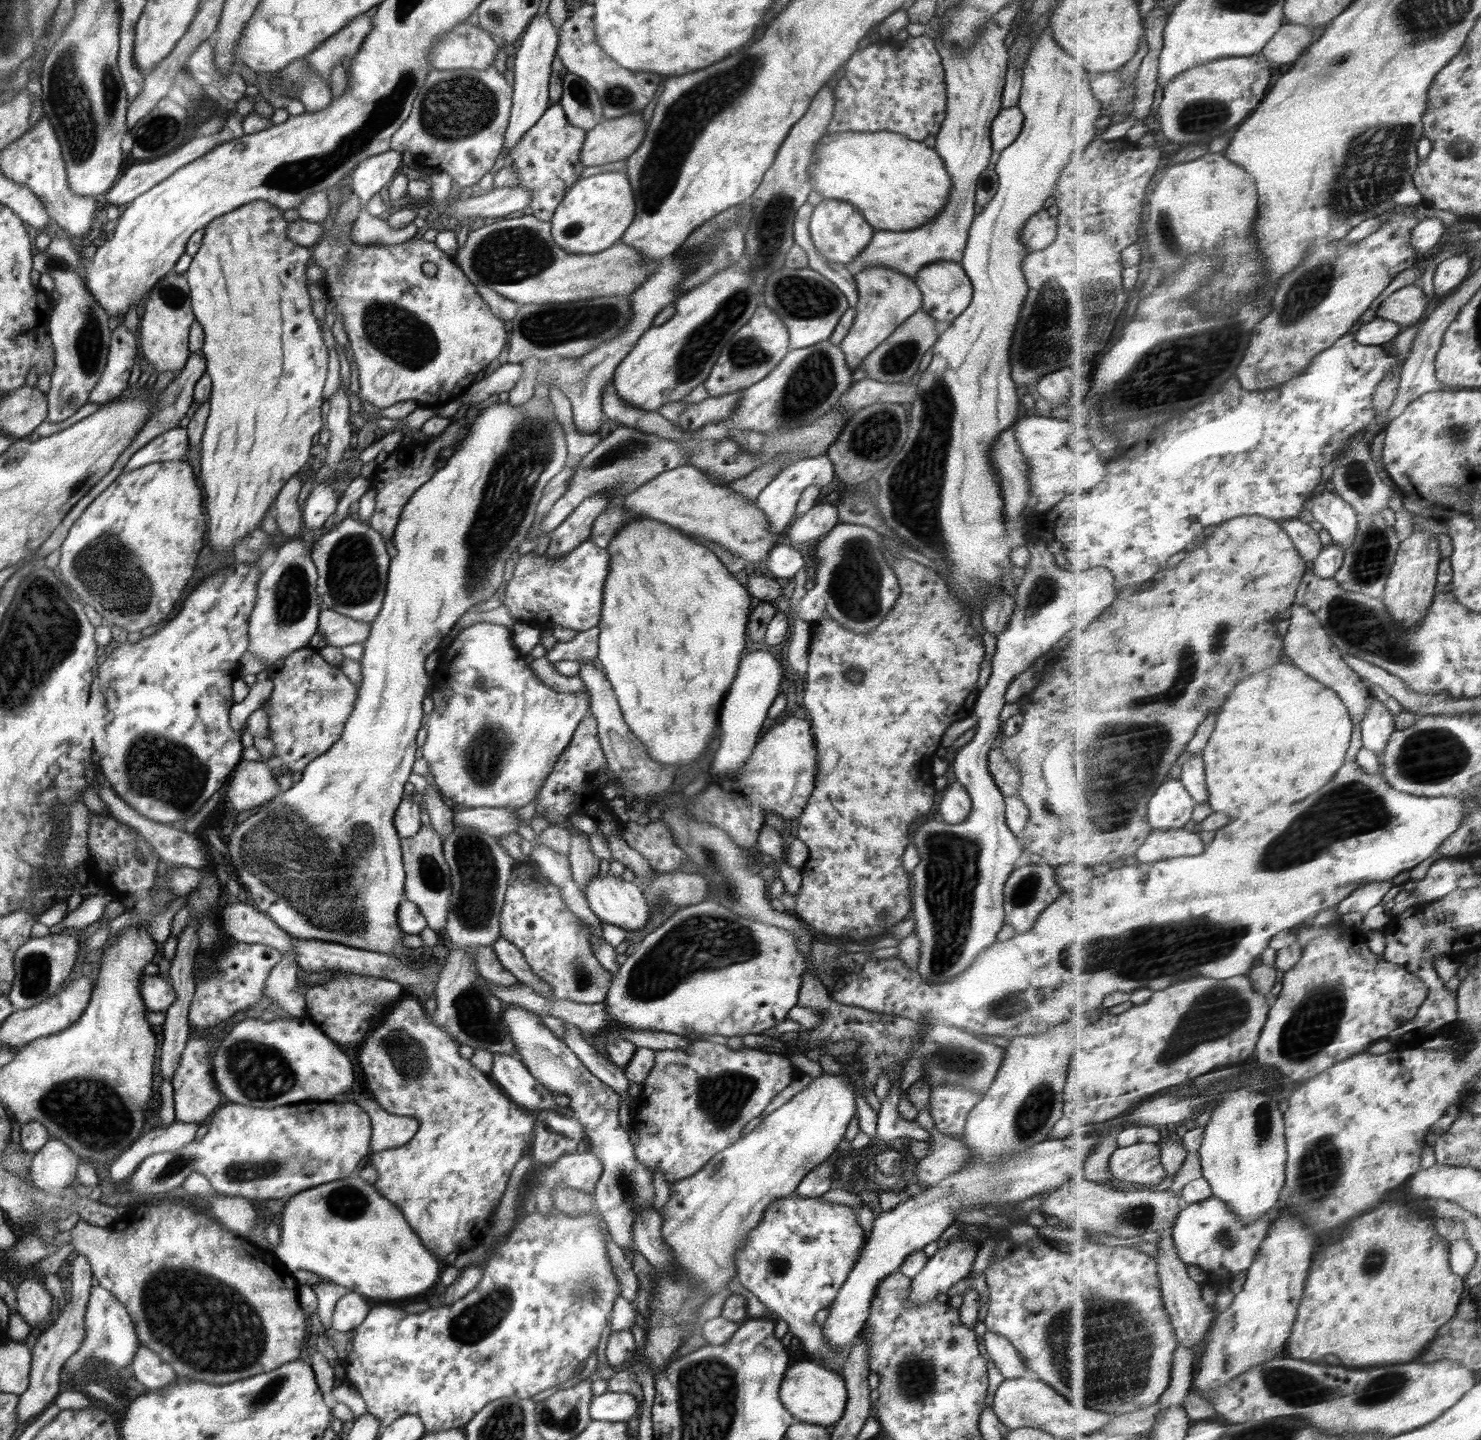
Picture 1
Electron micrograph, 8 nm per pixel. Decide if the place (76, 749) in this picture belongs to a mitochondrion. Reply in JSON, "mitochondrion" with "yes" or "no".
{"mitochondrion":"no"}

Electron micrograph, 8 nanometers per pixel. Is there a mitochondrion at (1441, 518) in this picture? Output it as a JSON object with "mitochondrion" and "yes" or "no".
{"mitochondrion":"no"}

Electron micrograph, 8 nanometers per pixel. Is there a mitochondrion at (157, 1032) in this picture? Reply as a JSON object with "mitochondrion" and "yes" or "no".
{"mitochondrion":"no"}

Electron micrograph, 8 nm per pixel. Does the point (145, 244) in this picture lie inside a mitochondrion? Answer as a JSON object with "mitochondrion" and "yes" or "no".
{"mitochondrion":"no"}

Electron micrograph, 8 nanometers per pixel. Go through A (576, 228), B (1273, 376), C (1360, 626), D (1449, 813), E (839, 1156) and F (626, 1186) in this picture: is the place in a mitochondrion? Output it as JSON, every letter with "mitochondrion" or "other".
{"A":"mitochondrion","B":"other","C":"mitochondrion","D":"mitochondrion","E":"other","F":"mitochondrion"}

